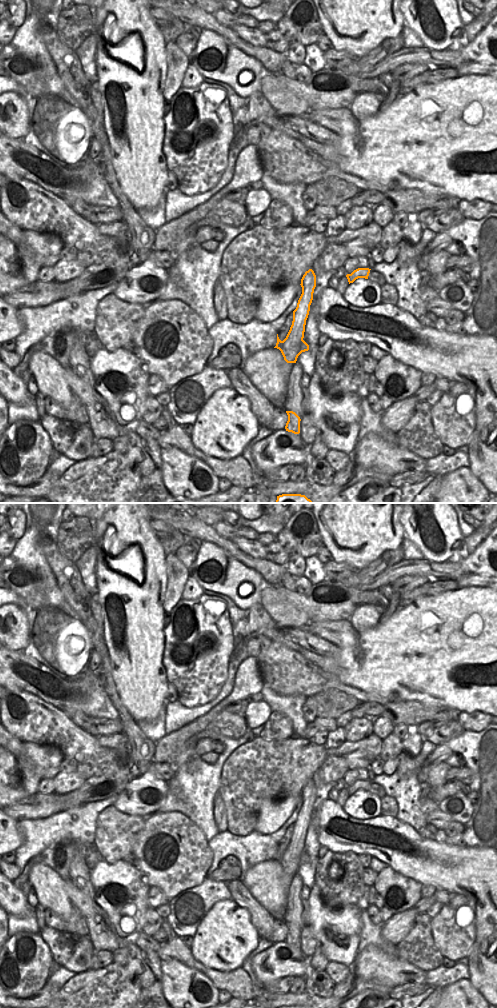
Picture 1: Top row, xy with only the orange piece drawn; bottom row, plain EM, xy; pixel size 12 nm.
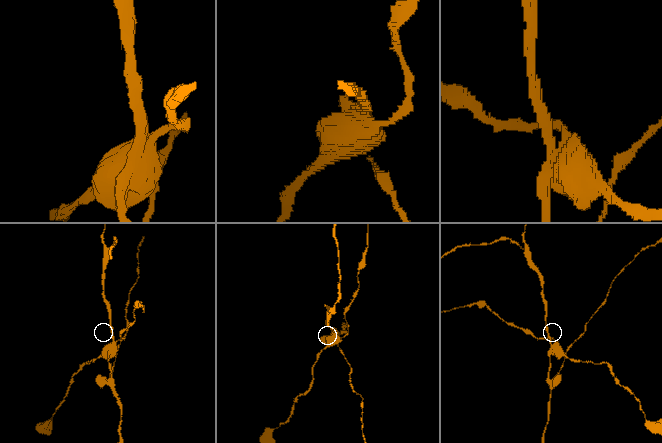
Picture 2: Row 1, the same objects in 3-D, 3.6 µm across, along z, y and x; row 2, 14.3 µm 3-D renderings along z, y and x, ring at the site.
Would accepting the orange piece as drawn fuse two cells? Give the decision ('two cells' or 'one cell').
two cells

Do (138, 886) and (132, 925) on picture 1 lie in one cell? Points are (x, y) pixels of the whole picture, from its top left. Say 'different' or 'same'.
same

